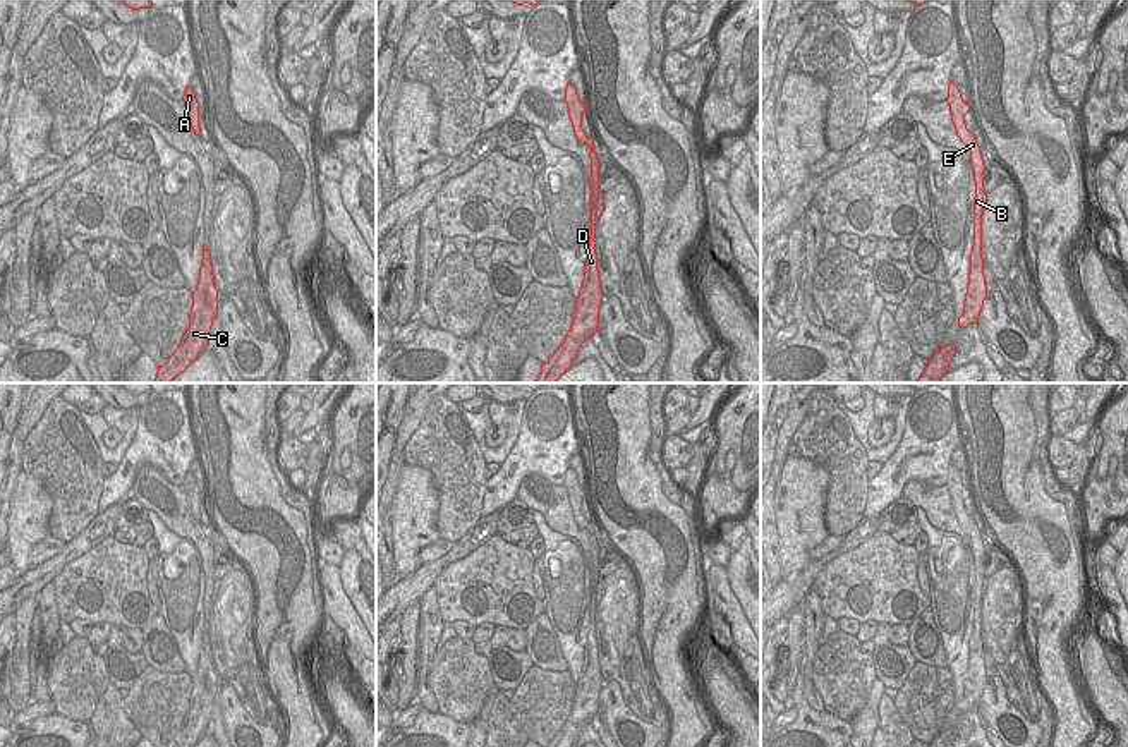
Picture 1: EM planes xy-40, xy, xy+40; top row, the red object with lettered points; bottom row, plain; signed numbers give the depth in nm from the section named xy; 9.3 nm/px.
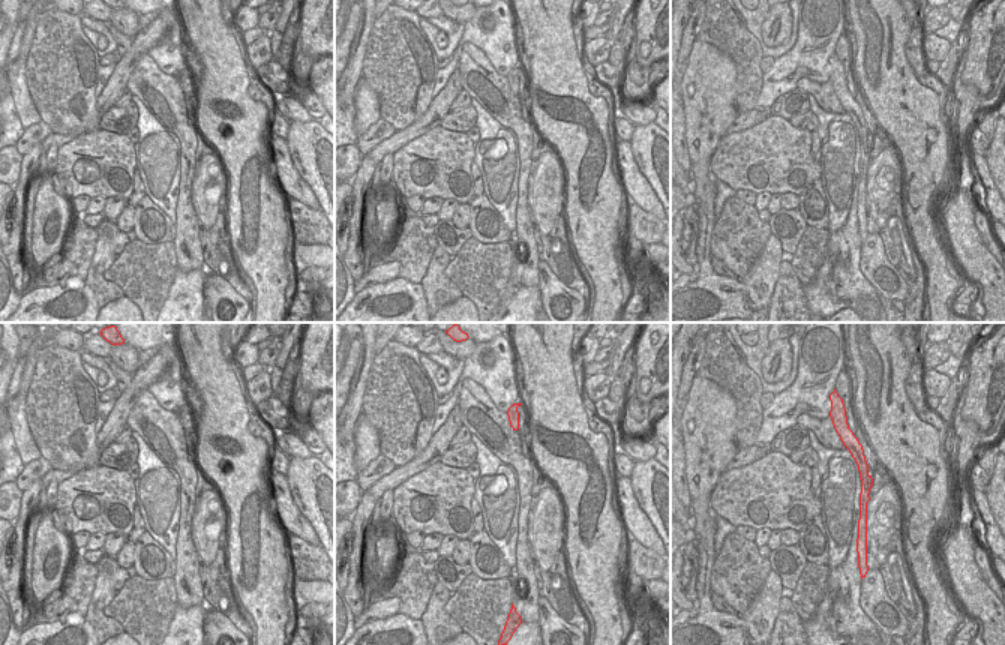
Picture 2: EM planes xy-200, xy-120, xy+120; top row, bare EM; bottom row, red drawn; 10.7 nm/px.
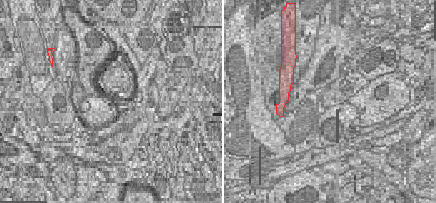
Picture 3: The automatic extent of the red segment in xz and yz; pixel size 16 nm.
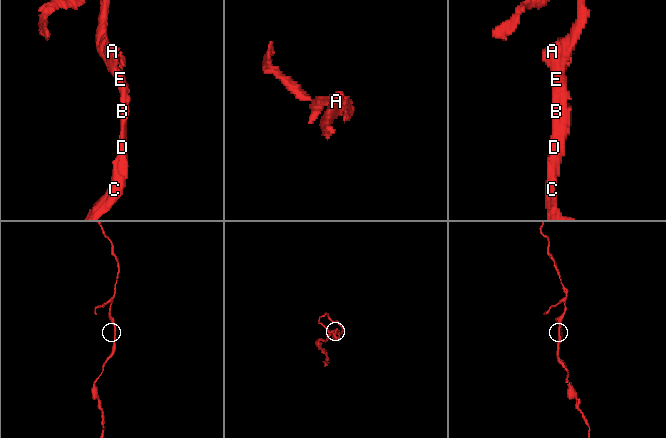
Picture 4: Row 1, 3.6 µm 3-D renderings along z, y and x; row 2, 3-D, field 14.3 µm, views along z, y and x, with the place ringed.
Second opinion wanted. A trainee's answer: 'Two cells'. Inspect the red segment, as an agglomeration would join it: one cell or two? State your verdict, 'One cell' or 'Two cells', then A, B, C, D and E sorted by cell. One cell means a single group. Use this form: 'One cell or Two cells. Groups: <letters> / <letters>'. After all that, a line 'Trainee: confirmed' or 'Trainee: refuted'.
One cell. Groups: A B C D E
Trainee: refuted

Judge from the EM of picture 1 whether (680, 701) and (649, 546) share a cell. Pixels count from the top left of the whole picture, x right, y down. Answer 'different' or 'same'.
same

